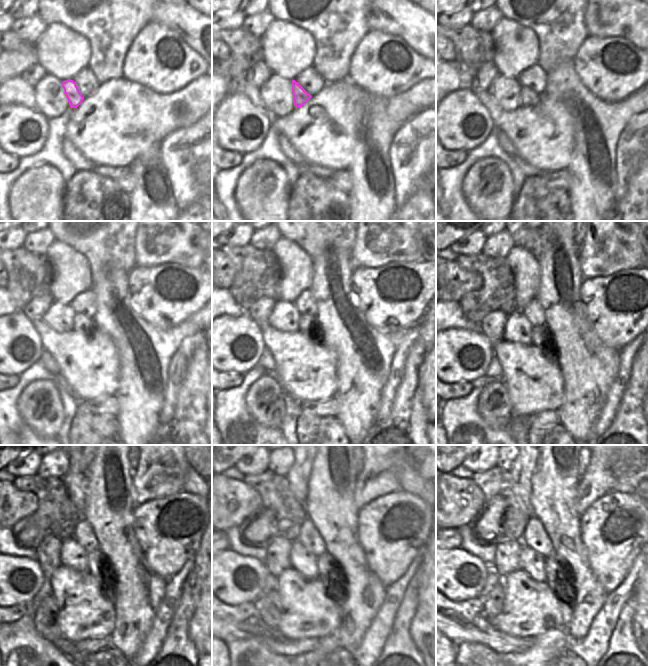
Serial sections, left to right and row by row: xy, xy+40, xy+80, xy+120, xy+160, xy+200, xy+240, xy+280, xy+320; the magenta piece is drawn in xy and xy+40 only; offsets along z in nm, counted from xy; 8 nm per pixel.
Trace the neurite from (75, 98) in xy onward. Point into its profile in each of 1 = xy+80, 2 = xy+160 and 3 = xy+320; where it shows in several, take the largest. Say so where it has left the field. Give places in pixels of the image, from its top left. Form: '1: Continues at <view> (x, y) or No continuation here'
1: Continues at xy+80 (528, 98)
2: Continues at xy+160 (308, 325)
3: Continues at xy+320 (565, 595).

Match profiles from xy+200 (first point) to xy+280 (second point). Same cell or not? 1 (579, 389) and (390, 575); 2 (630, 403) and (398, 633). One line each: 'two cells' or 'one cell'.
1: two cells
2: one cell

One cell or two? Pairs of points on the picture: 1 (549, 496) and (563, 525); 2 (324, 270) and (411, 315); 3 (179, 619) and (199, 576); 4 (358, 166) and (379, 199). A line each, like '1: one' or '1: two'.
1: one
2: two
3: one
4: one

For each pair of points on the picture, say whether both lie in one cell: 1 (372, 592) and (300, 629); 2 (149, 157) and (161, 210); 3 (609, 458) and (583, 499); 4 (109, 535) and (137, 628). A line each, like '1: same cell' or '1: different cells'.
1: different cells
2: same cell
3: same cell
4: same cell

